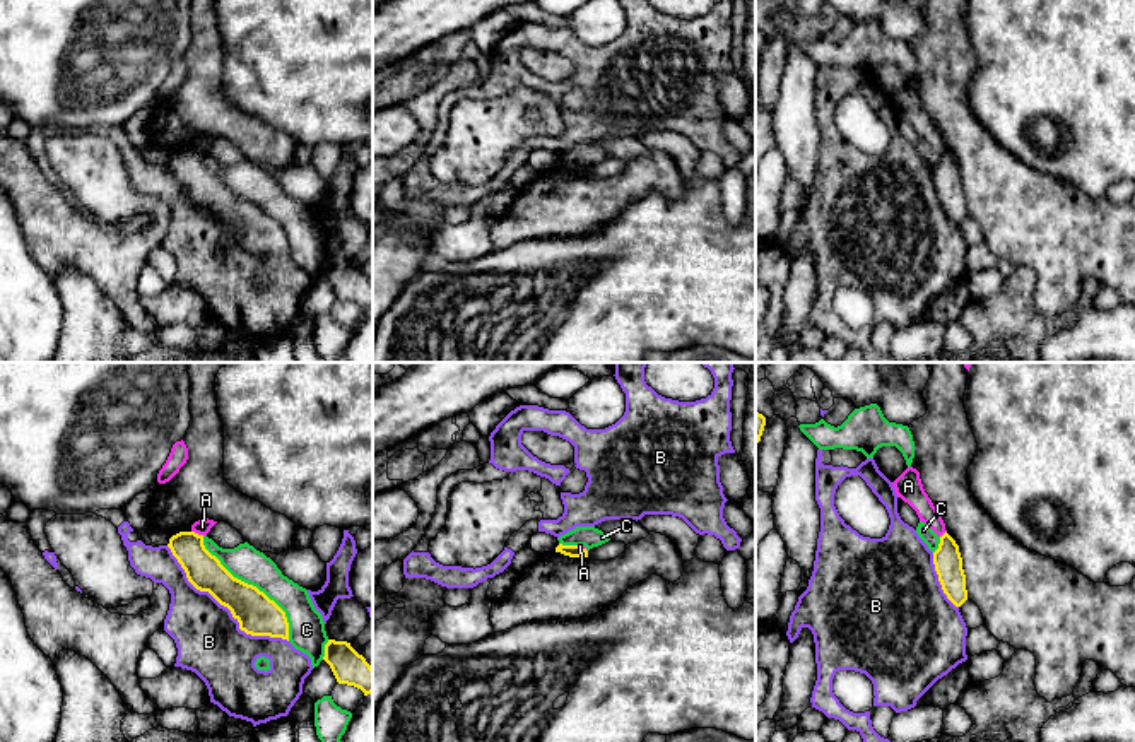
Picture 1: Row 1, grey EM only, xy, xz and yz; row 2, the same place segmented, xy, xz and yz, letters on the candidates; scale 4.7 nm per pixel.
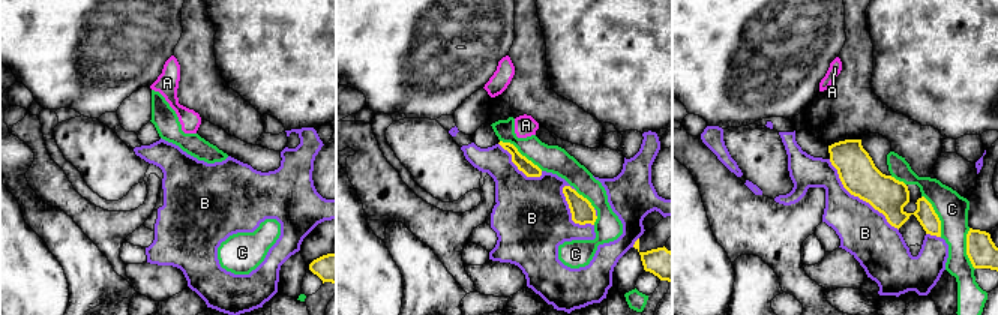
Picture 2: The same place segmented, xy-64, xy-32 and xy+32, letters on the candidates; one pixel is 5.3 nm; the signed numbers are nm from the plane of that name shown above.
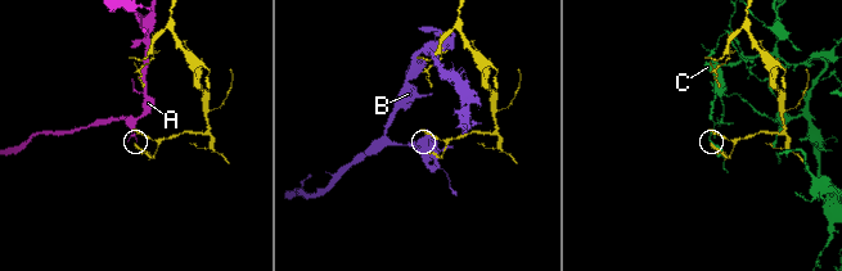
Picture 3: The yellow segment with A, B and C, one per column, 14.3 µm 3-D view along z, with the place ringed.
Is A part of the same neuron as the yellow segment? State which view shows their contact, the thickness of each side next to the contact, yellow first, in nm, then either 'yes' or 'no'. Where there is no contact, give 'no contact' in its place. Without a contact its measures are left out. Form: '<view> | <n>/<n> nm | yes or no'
xy | 170/80 nm | no

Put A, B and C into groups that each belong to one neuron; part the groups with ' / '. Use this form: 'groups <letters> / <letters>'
groups A / B / C

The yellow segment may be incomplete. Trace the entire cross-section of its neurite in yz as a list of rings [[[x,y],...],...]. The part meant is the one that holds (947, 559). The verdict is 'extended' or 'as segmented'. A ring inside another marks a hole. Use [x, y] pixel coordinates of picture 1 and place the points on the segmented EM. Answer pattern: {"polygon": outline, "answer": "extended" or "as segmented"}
{"polygon": [[[947,532],[933,552],[933,564],[944,593],[956,607],[961,607],[967,600],[966,574],[959,545]]], "answer": "as segmented"}

